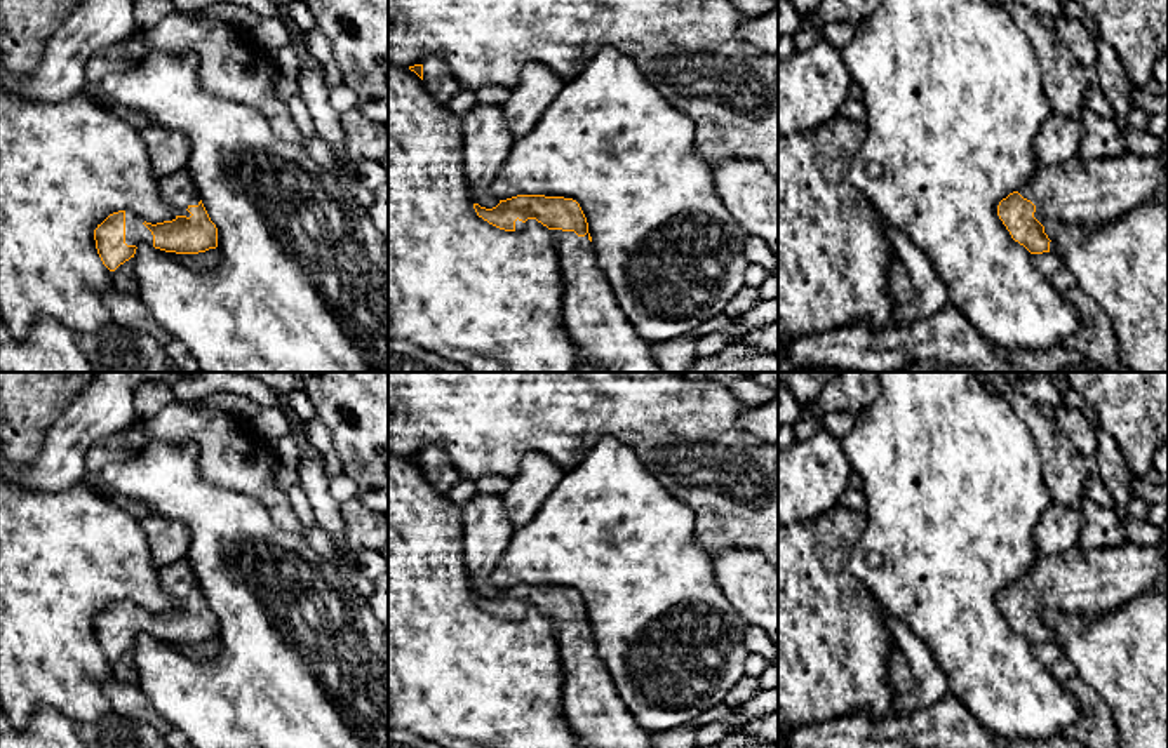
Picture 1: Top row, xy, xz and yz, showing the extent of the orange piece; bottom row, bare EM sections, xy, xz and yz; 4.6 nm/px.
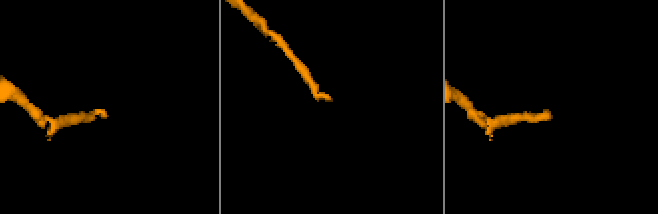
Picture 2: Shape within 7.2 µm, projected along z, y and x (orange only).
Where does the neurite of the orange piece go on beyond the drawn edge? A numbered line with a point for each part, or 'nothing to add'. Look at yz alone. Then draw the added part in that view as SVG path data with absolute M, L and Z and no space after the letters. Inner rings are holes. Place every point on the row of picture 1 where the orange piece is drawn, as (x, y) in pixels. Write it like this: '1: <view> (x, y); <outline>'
1: yz (1085, 192); M1119 157L1039 167L1018 193L1036 205L1034 217L1044 223L1071 223L1098 228L1118 221L1138 205L1158 200L1168 188L1163 157Z

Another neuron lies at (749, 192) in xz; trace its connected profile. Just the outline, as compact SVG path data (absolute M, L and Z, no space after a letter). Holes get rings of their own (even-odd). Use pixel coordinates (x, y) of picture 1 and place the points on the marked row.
M724 160L714 181L738 226L761 238L778 261L778 181L755 160Z

